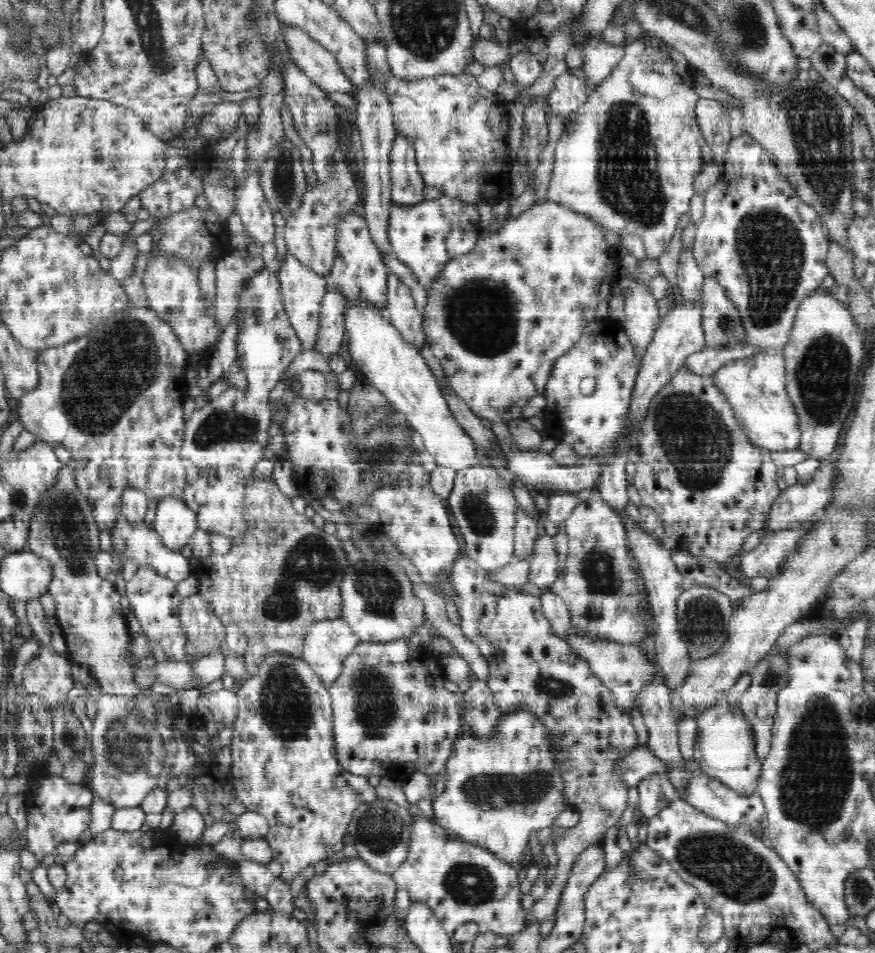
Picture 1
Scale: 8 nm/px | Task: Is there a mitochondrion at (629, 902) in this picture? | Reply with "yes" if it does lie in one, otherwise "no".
no

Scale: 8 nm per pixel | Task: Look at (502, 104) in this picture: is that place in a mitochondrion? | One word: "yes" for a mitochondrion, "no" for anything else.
no

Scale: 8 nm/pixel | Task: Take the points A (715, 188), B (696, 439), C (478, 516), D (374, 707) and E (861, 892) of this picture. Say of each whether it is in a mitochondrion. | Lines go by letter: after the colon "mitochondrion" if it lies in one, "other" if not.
A: other
B: mitochondrion
C: mitochondrion
D: mitochondrion
E: mitochondrion

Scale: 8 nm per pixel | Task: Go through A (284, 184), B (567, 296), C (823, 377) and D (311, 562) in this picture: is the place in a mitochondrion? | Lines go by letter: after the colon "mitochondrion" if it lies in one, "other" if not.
A: mitochondrion
B: other
C: mitochondrion
D: mitochondrion

